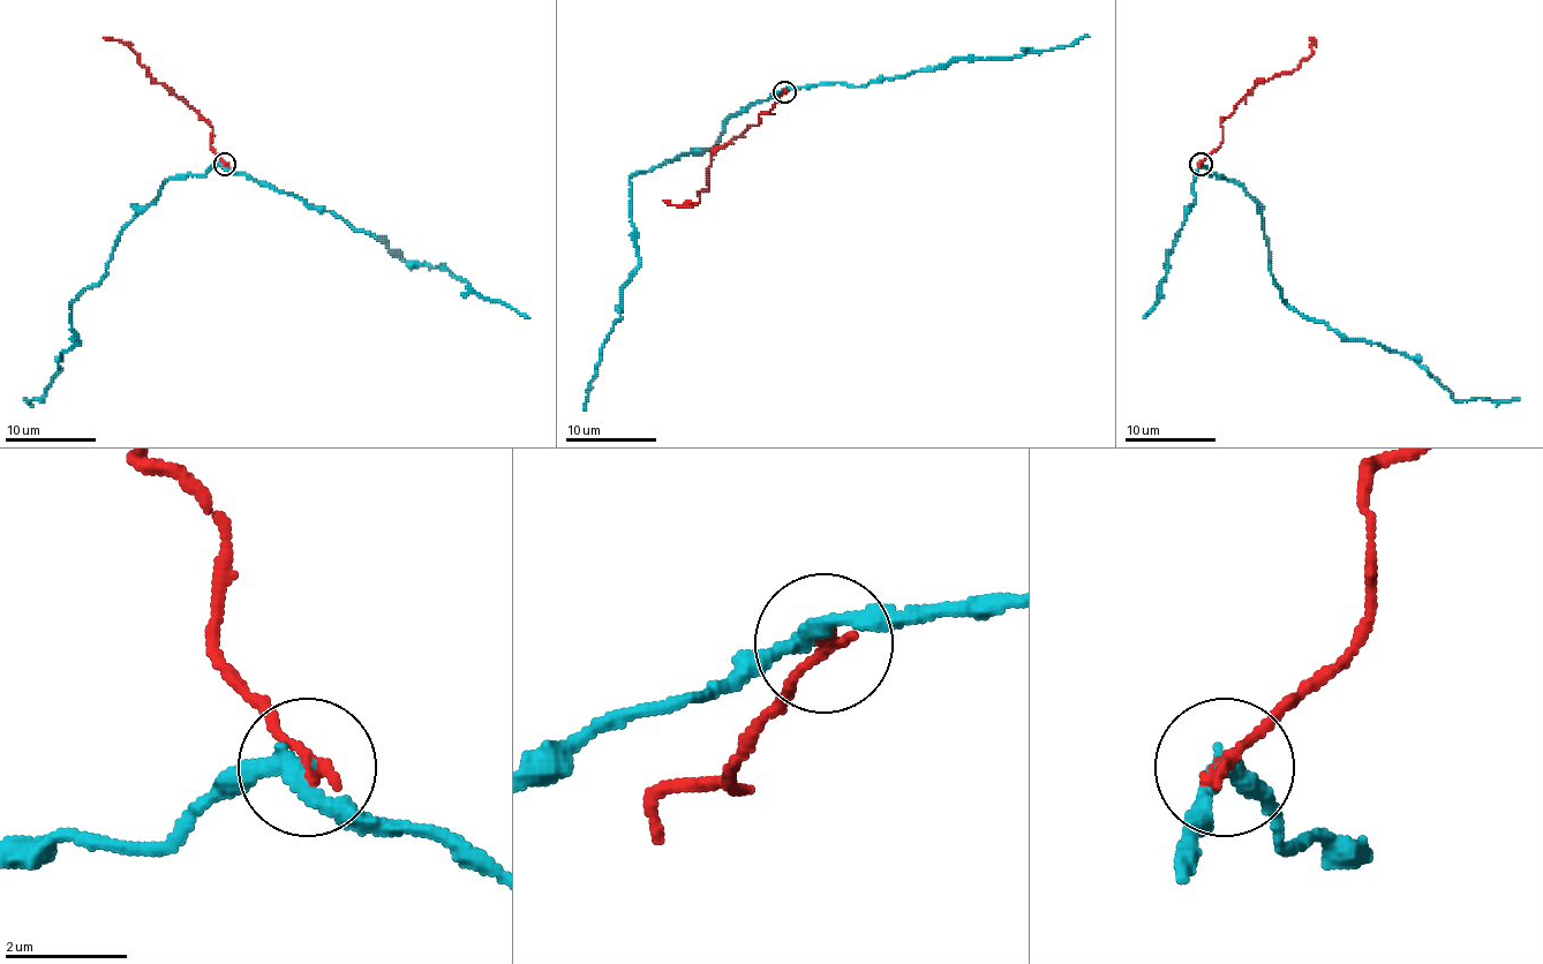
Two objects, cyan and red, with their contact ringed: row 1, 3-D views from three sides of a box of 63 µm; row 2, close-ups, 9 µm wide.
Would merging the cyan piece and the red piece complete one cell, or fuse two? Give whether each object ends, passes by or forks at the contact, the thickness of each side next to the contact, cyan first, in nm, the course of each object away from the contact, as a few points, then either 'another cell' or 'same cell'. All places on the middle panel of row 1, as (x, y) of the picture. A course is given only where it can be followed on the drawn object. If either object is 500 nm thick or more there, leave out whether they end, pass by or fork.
cyan passes by; red ends; calibres 240 and 220 nm; course cyan (784, 91), (731, 117), (710, 148), (629, 180), (638, 269), (622, 290), (619, 318), (602, 346), (584, 409); course red (784, 91), (773, 114), (761, 114), (757, 126), (710, 157), (708, 187), (698, 203), (663, 201); another cell

